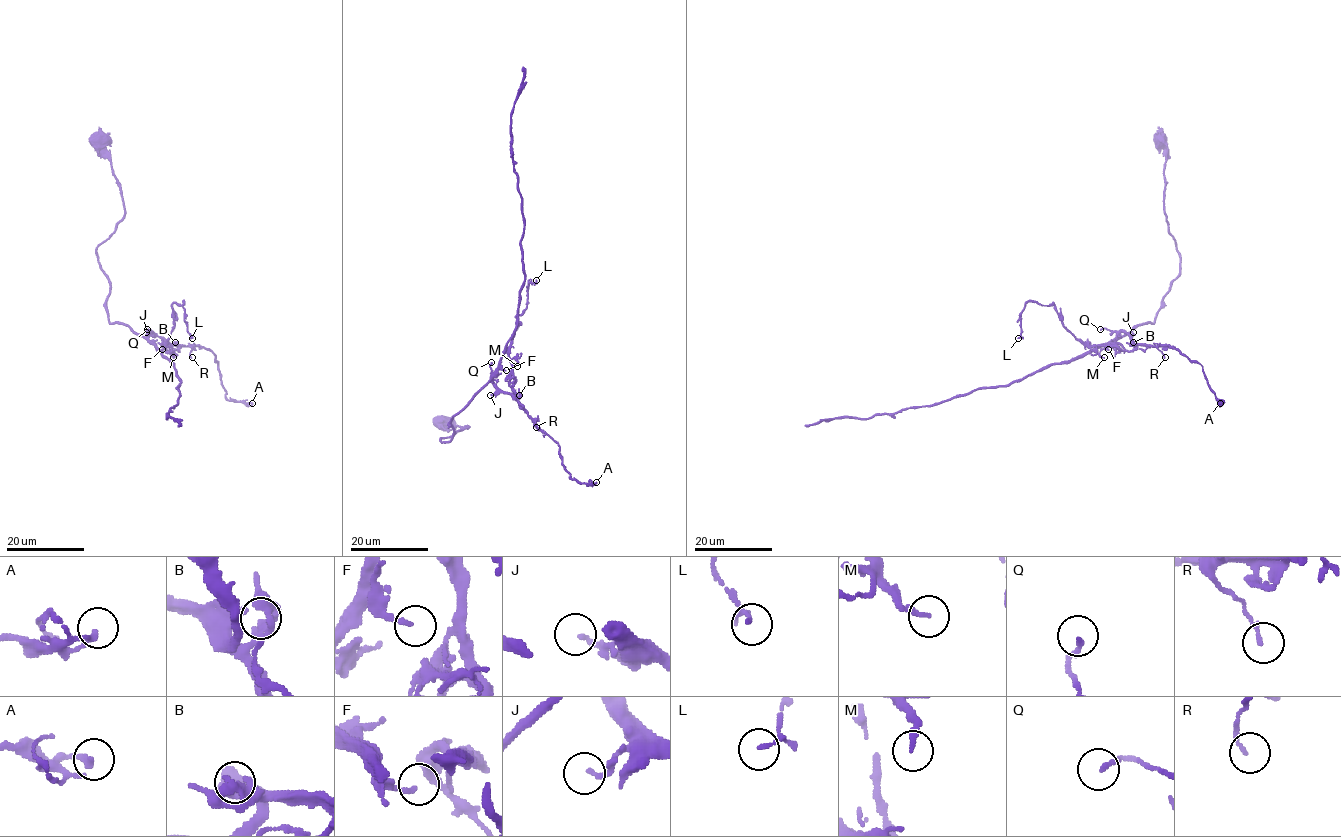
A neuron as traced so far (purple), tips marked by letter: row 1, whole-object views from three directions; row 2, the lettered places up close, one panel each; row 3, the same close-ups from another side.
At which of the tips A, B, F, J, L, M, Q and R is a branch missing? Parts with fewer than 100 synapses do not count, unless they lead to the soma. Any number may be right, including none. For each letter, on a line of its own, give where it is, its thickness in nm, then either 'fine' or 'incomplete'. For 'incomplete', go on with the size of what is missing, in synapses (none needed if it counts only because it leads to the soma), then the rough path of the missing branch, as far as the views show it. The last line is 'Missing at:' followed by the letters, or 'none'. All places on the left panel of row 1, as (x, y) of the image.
A: place (252, 403); calibre 200 nm; fine
B: place (175, 342); calibre 280 nm; fine
F: place (162, 349); calibre 100 nm; fine
J: place (146, 332); calibre 160 nm; fine
L: place (192, 338); calibre 110 nm; fine
M: place (173, 357); calibre 190 nm; fine
Q: place (147, 329); calibre 180 nm; fine
R: place (192, 357); calibre 120 nm; fine
Missing at: none

